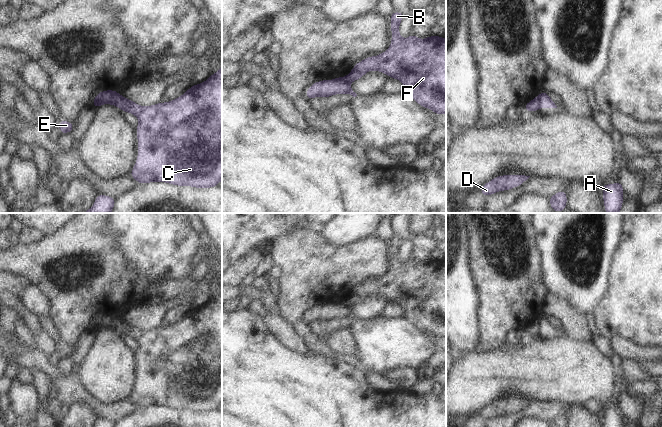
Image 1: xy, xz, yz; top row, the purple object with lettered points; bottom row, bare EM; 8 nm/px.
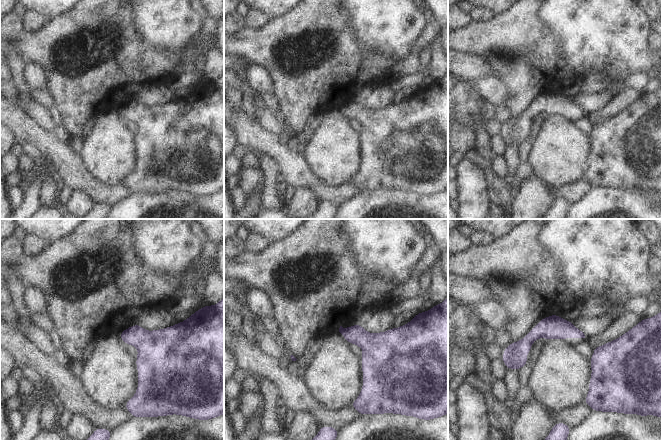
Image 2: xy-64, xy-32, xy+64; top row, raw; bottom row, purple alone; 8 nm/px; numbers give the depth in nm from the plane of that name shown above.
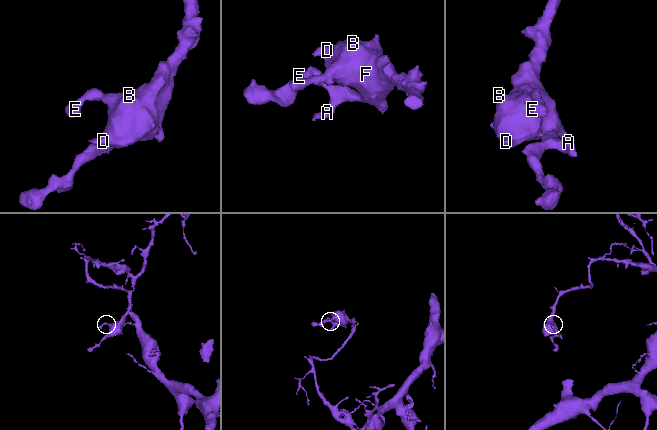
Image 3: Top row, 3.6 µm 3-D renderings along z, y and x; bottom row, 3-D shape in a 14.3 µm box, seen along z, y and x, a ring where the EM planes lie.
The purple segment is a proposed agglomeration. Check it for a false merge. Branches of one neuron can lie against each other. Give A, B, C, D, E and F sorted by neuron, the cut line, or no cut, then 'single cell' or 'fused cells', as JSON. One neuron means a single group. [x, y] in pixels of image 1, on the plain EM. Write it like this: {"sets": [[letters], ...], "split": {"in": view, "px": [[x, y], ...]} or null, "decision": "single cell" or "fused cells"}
{"sets": [["A", "B", "C", "D", "F"], ["E"]], "split": {"in": "yz", "px": [[536, 321], [539, 331]]}, "decision": "fused cells"}

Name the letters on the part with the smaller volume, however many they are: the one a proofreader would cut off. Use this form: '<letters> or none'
E.

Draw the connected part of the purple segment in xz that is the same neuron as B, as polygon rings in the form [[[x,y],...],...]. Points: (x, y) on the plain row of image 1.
[[[398,235],[390,239],[392,264],[385,276],[366,281],[341,302],[350,307],[371,294],[385,297],[399,304],[406,312],[404,318],[421,331],[446,338],[446,263],[434,259],[419,263],[412,257],[403,263],[399,257],[403,242]]]

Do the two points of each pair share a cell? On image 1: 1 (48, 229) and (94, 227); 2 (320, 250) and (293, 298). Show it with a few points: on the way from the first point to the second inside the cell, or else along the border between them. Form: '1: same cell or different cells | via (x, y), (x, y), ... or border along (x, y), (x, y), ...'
1: different cells | border along (69, 223), (46, 236)
2: same cell | via (312, 262), (312, 273), (302, 286)

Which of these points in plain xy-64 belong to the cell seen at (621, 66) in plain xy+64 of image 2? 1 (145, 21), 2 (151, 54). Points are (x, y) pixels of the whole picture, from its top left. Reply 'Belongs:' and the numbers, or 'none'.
Belongs: 1

